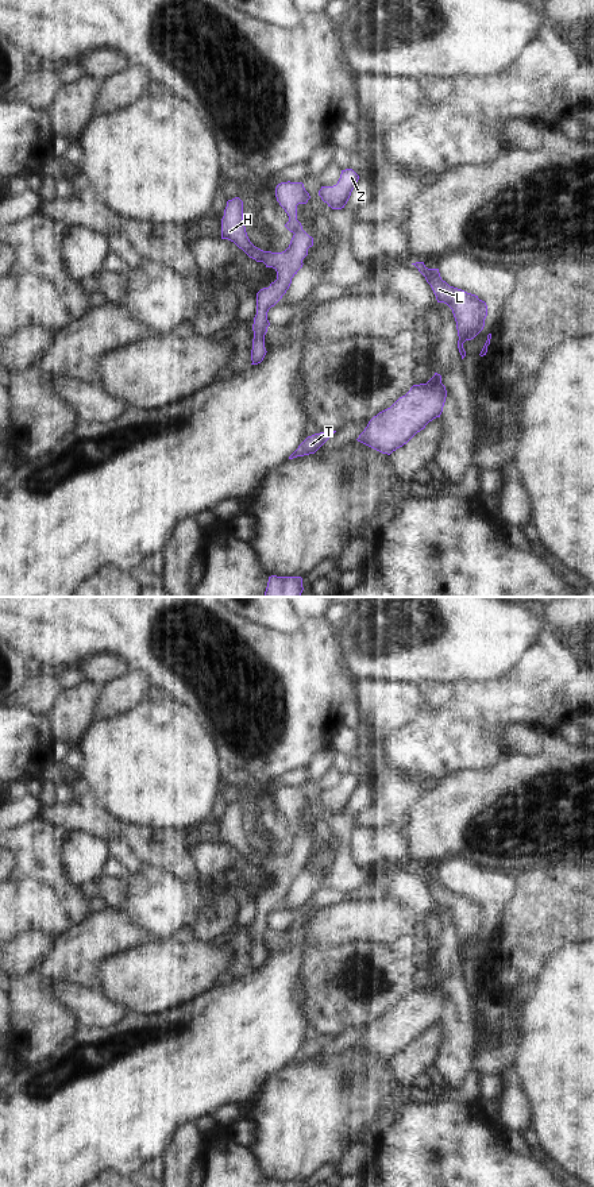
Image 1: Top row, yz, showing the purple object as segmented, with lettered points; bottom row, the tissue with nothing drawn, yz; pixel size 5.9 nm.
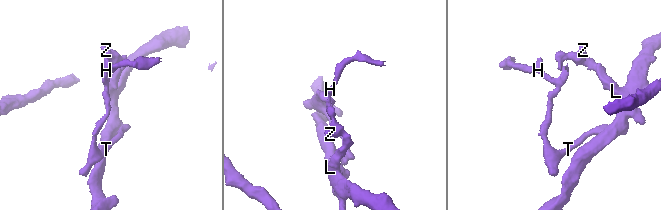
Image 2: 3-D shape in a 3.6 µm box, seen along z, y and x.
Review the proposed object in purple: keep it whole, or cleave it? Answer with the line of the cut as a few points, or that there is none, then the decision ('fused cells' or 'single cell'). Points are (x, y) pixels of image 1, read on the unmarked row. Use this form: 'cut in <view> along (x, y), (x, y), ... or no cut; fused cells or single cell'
cut in yz along (300, 828), (294, 839); fused cells

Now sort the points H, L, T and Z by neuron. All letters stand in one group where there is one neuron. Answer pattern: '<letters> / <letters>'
H T / L Z

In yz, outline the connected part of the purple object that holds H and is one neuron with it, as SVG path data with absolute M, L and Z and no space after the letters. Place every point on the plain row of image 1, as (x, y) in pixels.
M235 802L227 806L224 814L224 821L221 824L221 844L234 847L250 863L256 867L263 867L266 872L273 872L277 876L277 885L271 887L269 893L263 893L256 898L251 970L258 970L267 957L265 953L265 940L270 930L267 917L282 903L292 889L292 883L302 872L302 864L308 860L308 853L313 851L313 843L302 835L300 828L285 856L271 858L255 852L250 847L243 828L243 806Z

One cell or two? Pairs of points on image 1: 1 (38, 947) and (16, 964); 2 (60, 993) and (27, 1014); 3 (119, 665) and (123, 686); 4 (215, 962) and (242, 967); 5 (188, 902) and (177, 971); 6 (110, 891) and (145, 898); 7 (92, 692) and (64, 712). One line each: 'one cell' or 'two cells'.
1: one cell
2: two cells
3: two cells
4: two cells
5: two cells
6: two cells
7: one cell

